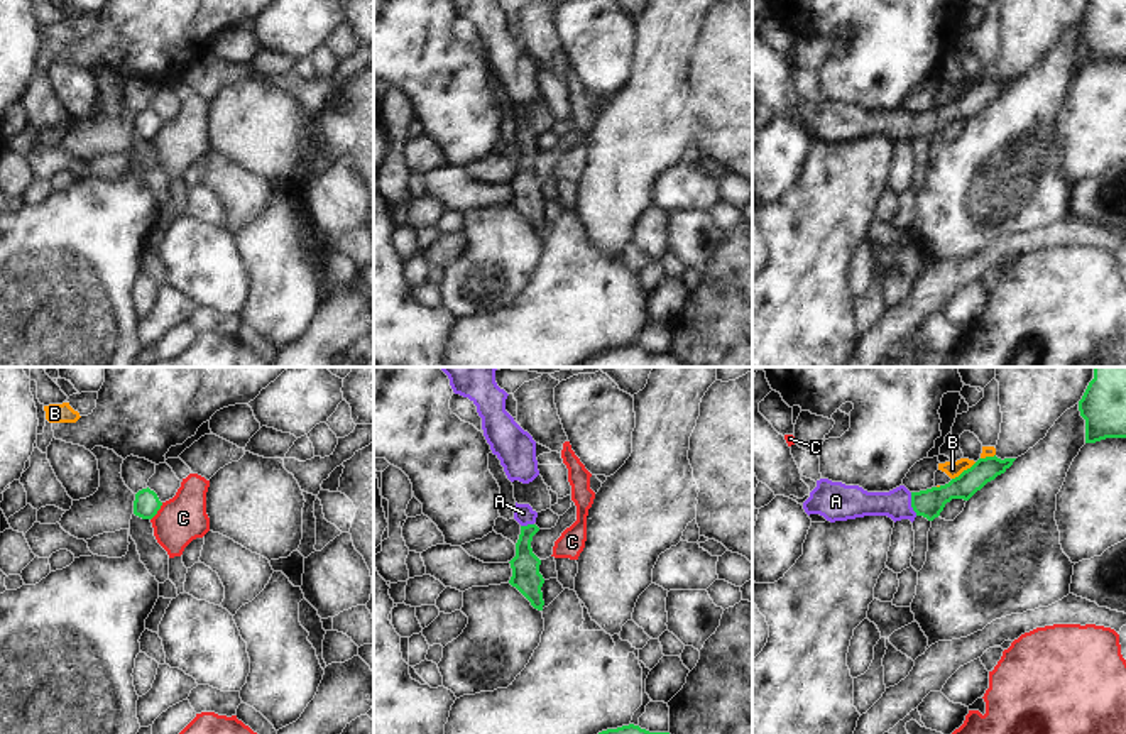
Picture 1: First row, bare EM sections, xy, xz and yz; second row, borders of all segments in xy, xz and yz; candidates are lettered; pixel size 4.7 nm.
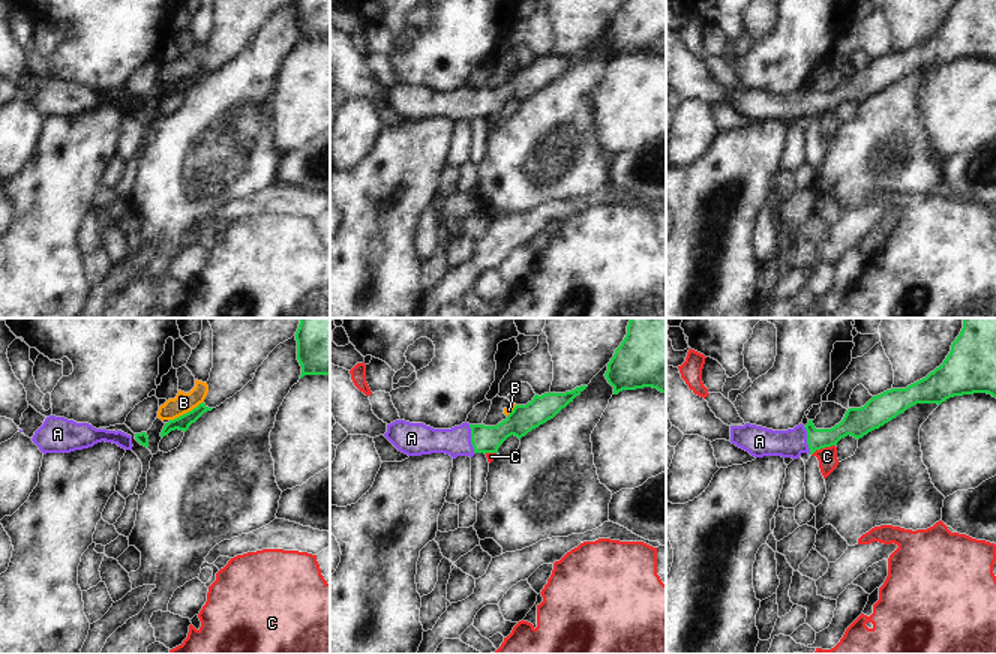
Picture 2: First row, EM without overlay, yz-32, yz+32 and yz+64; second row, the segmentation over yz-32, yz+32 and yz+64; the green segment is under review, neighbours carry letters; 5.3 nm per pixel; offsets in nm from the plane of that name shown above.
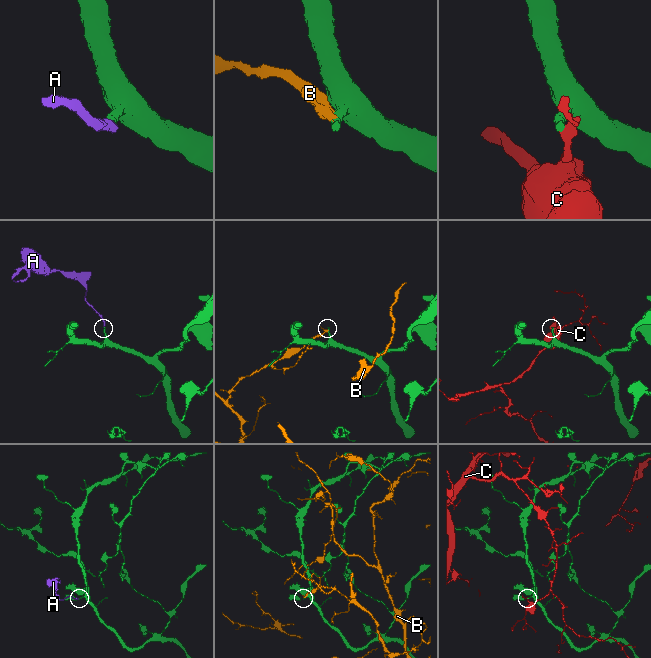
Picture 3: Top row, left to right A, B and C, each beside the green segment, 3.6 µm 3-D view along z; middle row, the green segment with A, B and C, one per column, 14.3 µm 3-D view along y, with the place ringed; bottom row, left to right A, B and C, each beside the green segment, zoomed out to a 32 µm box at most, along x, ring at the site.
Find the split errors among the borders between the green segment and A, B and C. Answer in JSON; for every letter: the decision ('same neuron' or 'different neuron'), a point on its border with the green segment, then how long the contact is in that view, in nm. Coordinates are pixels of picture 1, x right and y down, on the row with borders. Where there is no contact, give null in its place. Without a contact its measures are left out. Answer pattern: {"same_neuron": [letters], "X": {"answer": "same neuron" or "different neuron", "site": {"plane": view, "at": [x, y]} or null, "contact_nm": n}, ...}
{"same_neuron": ["A"], "A": {"answer": "same neuron", "site": {"plane": "yz", "at": [912, 504]}, "contact_nm": 120}, "B": {"answer": "different neuron", "site": {"plane": "yz", "at": [964, 471]}, "contact_nm": 150}, "C": {"answer": "different neuron", "site": {"plane": "xy", "at": [158, 509]}, "contact_nm": 110}}

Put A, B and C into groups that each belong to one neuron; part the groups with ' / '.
A / B / C

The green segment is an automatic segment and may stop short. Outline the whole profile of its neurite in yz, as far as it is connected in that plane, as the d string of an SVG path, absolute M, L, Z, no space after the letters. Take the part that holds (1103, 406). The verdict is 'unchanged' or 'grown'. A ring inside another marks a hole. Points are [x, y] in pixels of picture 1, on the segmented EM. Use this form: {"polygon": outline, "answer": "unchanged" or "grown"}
{"polygon": "M1094 367L1079 411L1085 419L1085 443L1126 438L1126 367Z", "answer": "unchanged"}

